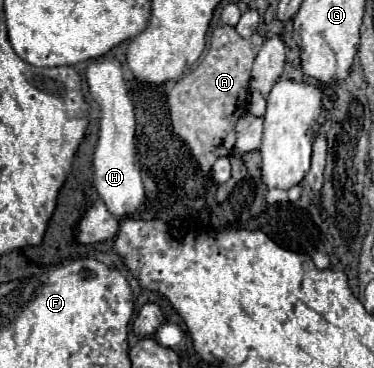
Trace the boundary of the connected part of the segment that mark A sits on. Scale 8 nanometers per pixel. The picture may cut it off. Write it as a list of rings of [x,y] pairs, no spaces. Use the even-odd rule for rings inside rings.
[[[230,25],[216,27],[212,31],[210,49],[206,57],[194,71],[178,79],[168,95],[172,129],[186,143],[188,151],[198,161],[206,177],[212,175],[212,165],[220,157],[218,147],[224,143],[226,135],[234,131],[236,121],[244,113],[248,113],[250,69],[262,45],[264,37],[260,33],[254,33],[250,39],[244,39]]]

